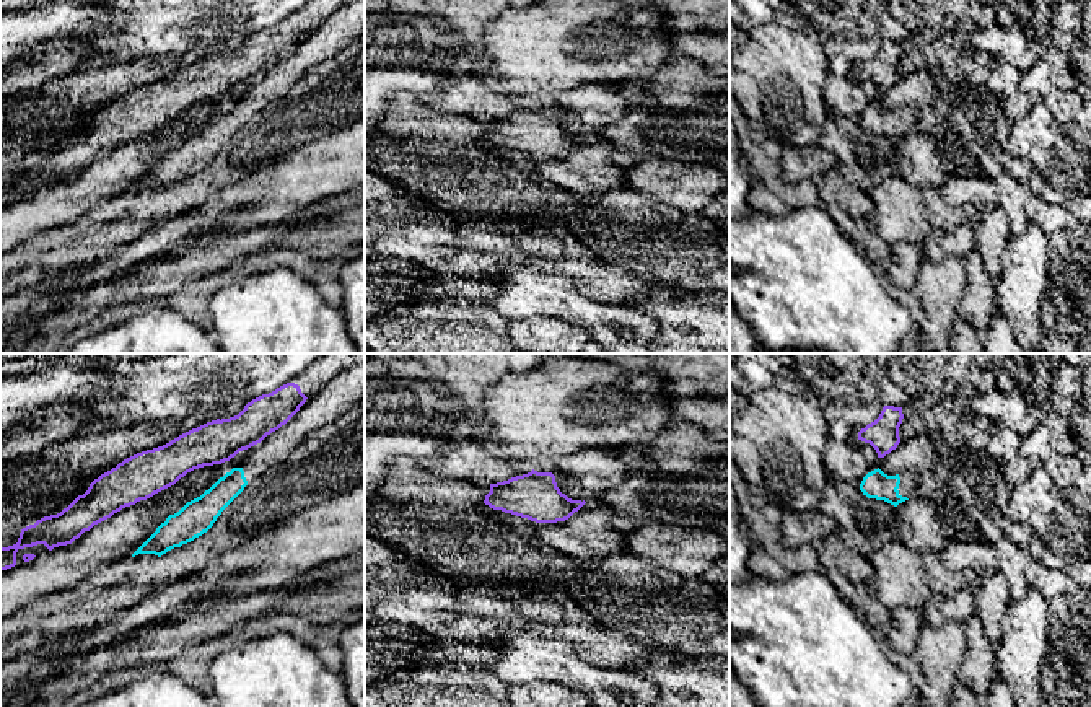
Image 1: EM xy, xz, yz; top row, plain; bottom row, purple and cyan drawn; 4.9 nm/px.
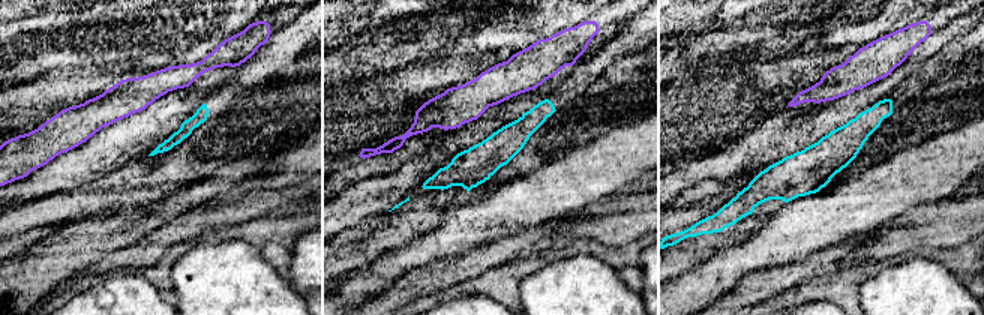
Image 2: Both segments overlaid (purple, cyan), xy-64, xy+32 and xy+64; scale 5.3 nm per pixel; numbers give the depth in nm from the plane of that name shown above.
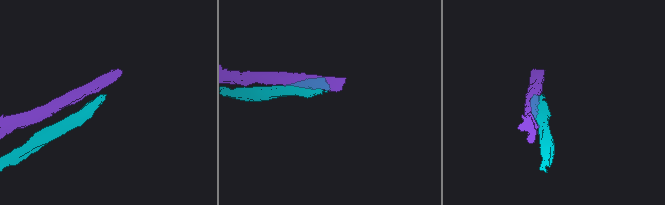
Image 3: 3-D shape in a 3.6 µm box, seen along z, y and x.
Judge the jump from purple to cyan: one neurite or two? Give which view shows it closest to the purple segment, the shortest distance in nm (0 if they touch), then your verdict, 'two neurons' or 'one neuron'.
nearest in xy; 50 nm apart; two neurons

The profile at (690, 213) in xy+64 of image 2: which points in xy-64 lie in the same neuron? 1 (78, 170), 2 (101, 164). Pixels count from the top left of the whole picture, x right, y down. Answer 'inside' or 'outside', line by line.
1: inside
2: inside

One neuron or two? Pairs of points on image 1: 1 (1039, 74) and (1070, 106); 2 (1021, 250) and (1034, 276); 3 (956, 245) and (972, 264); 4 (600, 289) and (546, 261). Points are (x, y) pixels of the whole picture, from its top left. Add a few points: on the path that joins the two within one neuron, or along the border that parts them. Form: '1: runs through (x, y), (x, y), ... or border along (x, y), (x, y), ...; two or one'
1: runs through (1042, 83), (1060, 101); one
2: runs through (1026, 256), (1028, 269); one
3: border along (974, 248), (963, 259); two
4: runs through (587, 276), (572, 261), (559, 261); one

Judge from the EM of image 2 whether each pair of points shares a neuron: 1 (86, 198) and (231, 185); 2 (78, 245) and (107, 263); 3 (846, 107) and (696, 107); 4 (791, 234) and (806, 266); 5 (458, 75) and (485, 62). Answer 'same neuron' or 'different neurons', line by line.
1: different neurons
2: different neurons
3: different neurons
4: different neurons
5: same neuron

